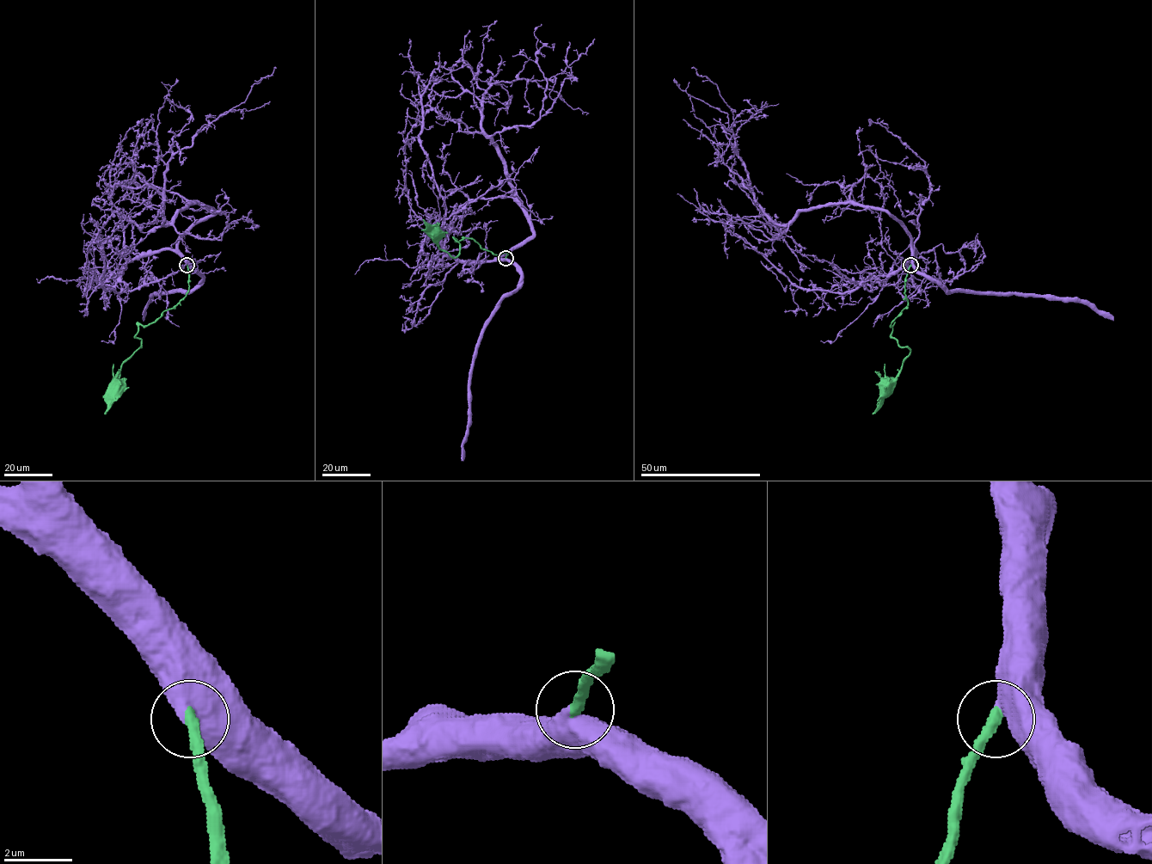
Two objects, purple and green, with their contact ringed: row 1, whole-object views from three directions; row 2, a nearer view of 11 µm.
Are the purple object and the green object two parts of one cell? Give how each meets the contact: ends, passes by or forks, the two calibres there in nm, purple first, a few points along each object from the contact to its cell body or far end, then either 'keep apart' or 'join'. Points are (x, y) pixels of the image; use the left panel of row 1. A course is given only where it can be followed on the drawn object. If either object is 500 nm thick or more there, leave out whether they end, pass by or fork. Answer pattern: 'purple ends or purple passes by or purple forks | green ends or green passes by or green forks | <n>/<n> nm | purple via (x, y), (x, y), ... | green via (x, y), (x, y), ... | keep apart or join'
600/360 nm | purple via (186, 266), (178, 242), (214, 211), (192, 204), (163, 223), (167, 162), (242, 103), (251, 87), (276, 68) | green via (187, 266), (188, 292), (153, 322), (138, 327), (136, 337), (141, 340), (141, 346), (122, 364), (119, 388) | join

